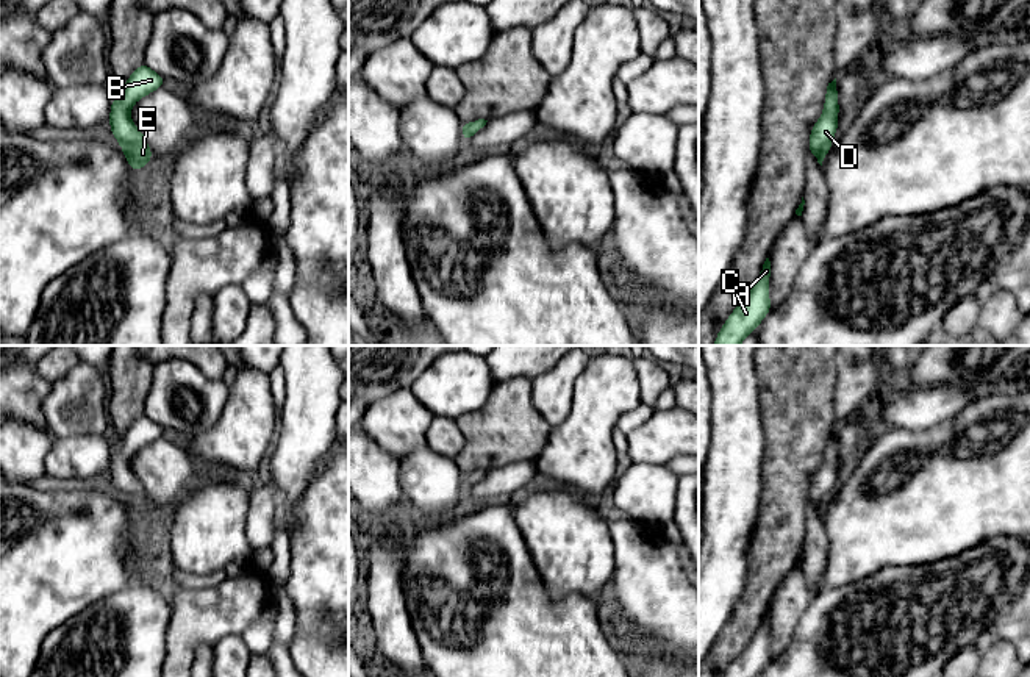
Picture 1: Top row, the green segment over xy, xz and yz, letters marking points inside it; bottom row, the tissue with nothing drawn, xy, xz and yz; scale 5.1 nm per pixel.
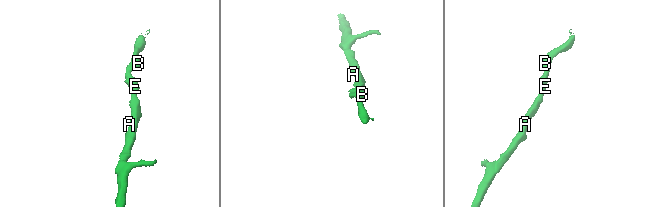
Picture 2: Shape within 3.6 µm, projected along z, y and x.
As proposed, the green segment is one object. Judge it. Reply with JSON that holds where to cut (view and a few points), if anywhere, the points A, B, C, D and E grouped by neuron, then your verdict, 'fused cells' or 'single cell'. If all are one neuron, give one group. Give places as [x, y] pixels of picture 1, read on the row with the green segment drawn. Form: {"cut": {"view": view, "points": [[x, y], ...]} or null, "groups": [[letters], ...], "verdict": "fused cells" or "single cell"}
{"cut": null, "groups": [["A", "B", "C", "D", "E"]], "verdict": "single cell"}

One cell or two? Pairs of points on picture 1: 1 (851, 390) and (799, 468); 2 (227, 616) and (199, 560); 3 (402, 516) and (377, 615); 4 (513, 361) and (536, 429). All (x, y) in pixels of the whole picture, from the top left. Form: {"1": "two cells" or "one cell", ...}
{"1": "two cells", "2": "two cells", "3": "one cell", "4": "two cells"}

